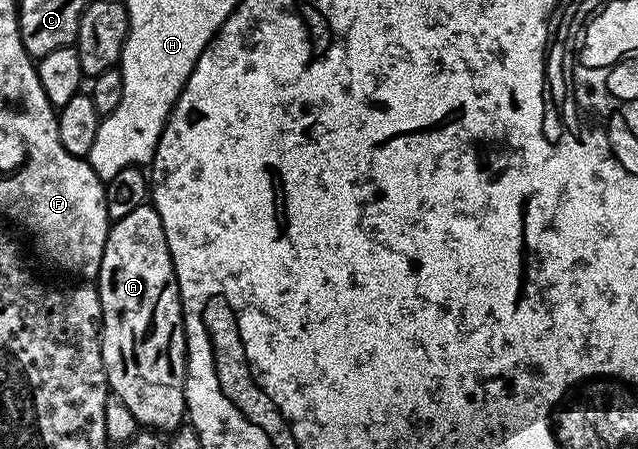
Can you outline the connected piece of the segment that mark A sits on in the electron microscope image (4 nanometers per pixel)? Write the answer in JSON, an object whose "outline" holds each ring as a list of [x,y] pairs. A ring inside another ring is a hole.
{"outline":[[[146,203],[135,207],[135,211],[130,211],[123,215],[123,219],[112,222],[109,226],[109,238],[103,251],[101,266],[95,278],[97,294],[101,300],[101,354],[103,355],[103,367],[109,380],[109,388],[112,396],[117,397],[125,404],[125,409],[138,421],[138,426],[152,427],[154,430],[172,431],[180,429],[187,417],[185,407],[185,318],[181,316],[181,291],[177,288],[177,276],[173,270],[173,260],[167,247],[167,235],[163,231],[161,216],[152,204]]]}

